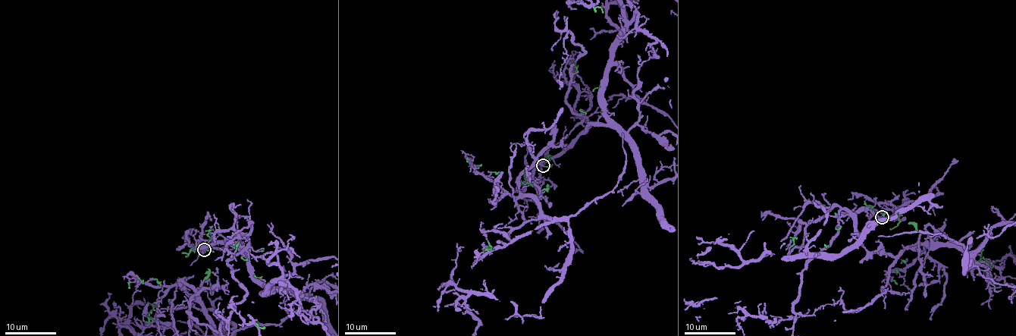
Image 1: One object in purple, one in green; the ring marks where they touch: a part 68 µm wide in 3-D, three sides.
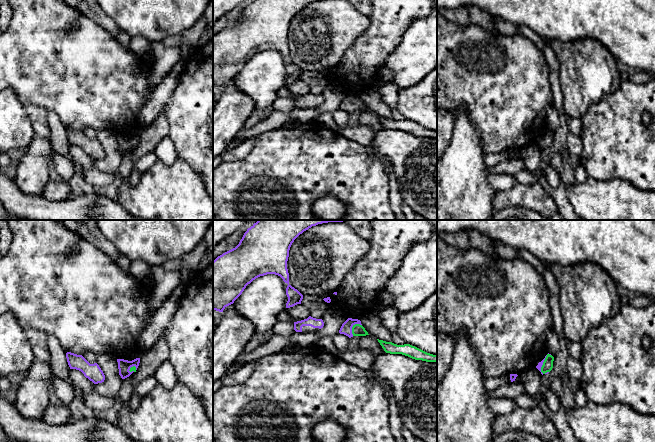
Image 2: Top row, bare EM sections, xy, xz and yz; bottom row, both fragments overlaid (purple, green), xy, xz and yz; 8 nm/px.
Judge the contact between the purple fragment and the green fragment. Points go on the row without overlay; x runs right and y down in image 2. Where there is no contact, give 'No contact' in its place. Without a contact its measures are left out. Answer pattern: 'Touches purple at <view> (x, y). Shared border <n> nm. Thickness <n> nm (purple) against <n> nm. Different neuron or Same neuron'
Touches purple at xz (352, 102). Shared border 120 nm. Thickness 90 nm (purple) against 100 nm. Different neuron

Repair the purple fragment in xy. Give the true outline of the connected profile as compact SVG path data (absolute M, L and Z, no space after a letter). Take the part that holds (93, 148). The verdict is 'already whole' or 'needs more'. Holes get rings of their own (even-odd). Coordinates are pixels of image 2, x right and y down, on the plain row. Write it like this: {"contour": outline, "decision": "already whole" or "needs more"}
{"contour": "M71 128L66 129L66 134L70 145L81 147L94 160L104 158L105 151L97 139L90 140L82 131Z", "decision": "already whole"}

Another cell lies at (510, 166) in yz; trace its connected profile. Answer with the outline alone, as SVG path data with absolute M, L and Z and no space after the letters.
M513 157L498 163L494 167L488 167L488 172L490 175L497 173L506 173L513 175L516 172L524 169L526 169L526 167L521 157Z

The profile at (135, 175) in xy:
M132 167L131 174L128 178L128 184L131 186L137 185L137 183L140 180L141 175L142 174L135 167Z

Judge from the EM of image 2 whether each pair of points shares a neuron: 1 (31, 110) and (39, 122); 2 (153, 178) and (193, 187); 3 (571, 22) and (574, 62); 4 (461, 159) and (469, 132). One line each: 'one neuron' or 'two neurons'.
1: one neuron
2: one neuron
3: two neurons
4: one neuron

